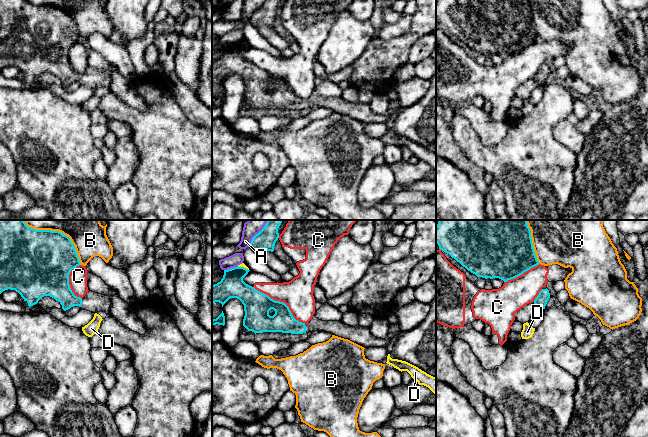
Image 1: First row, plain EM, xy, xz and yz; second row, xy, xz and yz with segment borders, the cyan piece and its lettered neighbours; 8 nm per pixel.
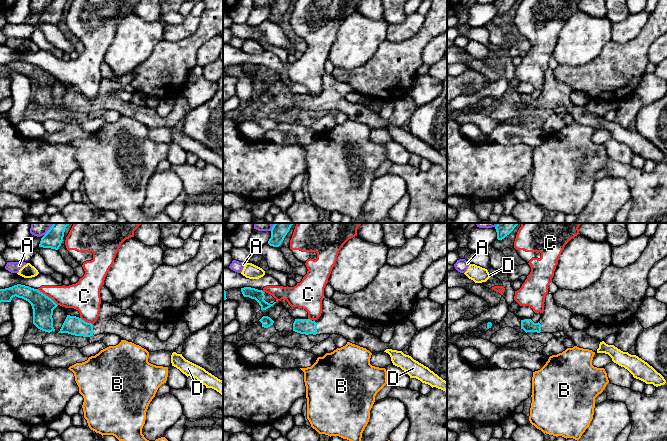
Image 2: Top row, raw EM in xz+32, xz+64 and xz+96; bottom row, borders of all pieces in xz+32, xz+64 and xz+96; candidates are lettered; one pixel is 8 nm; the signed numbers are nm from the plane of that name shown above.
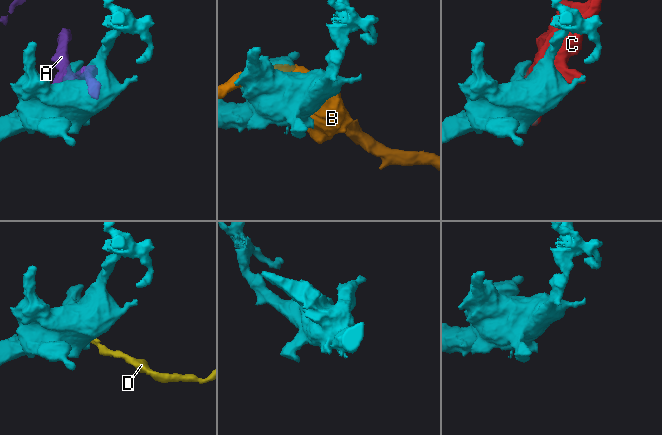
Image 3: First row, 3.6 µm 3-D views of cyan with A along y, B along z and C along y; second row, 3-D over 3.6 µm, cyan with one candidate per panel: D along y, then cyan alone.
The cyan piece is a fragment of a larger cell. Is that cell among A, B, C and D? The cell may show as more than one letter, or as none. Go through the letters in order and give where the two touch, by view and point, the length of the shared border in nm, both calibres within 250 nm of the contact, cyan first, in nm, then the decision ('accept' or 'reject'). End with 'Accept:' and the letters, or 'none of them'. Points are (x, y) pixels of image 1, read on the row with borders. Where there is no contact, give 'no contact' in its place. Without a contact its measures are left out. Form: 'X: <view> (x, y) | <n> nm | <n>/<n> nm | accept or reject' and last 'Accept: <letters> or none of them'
A: xz (231, 268) | 120 nm | 190/100 nm | reject
B: xy (58, 231) | 600 nm | 460/320 nm | reject
C: xz (281, 302) | 500 nm | 220/240 nm | reject
D: xz (243, 267) | 100 nm | 190/30 nm | reject
Accept: none of them

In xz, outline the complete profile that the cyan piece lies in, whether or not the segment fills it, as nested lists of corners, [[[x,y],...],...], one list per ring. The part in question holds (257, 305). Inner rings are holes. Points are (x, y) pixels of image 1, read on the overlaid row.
[[[239,266],[224,270],[221,281],[212,285],[212,303],[219,302],[223,307],[230,298],[239,299],[245,311],[243,326],[255,334],[263,332],[303,334],[325,331],[368,348],[387,347],[394,336],[402,333],[399,322],[390,324],[388,337],[385,339],[373,336],[370,327],[359,325],[353,327],[345,325],[342,321],[322,321],[314,315],[306,324],[299,322],[285,303],[271,299],[243,281],[249,271]]]

